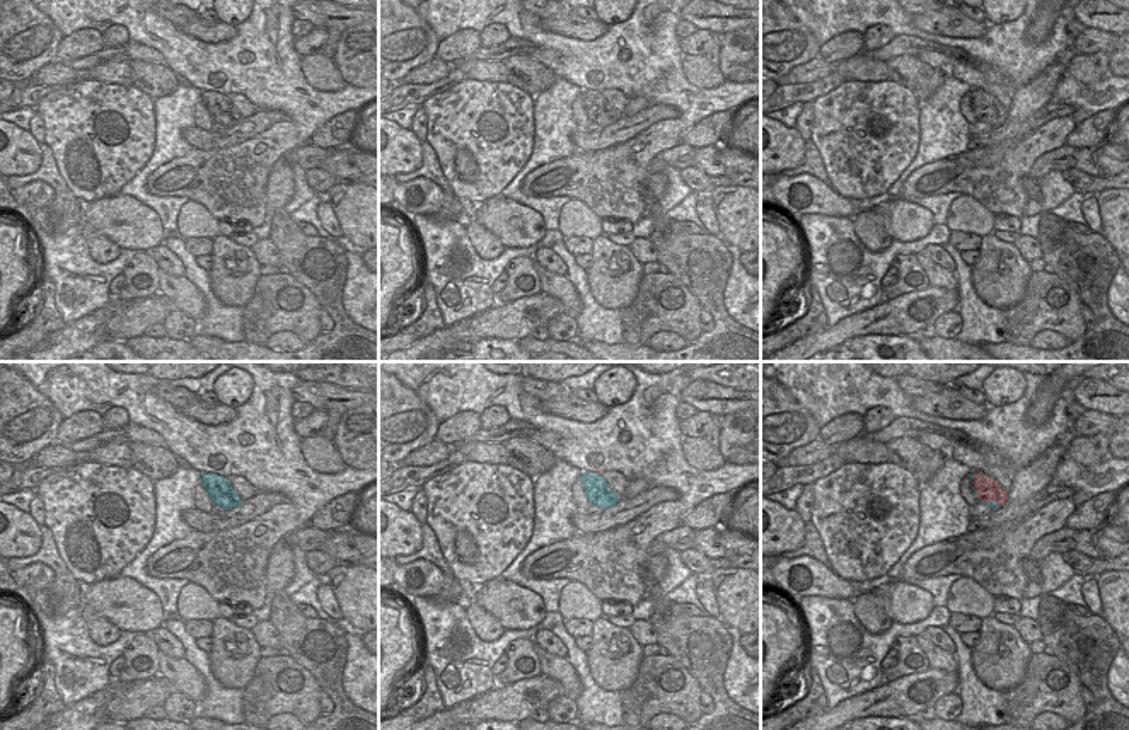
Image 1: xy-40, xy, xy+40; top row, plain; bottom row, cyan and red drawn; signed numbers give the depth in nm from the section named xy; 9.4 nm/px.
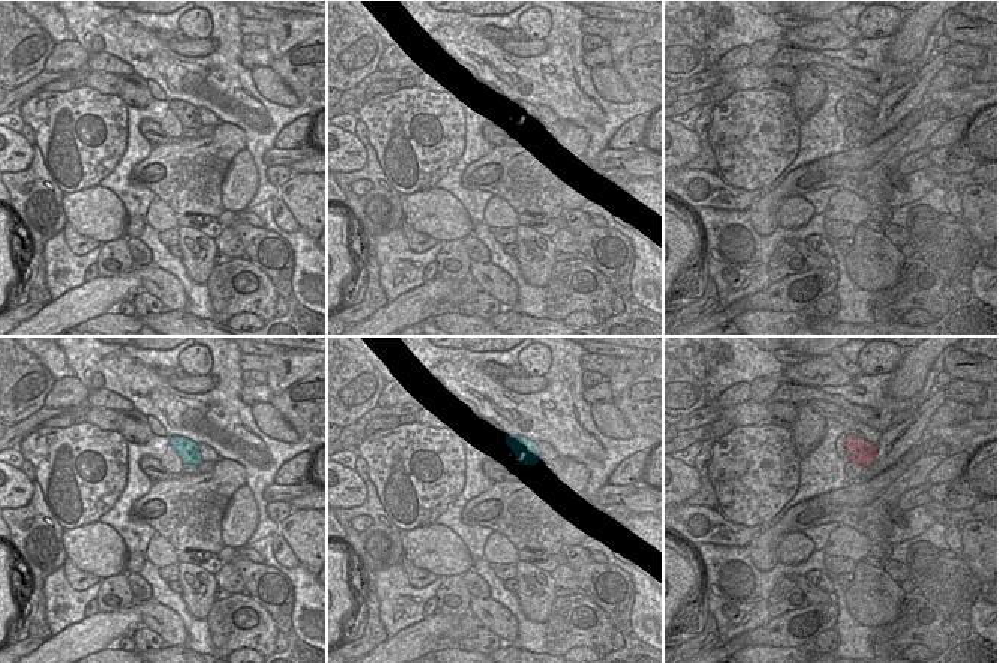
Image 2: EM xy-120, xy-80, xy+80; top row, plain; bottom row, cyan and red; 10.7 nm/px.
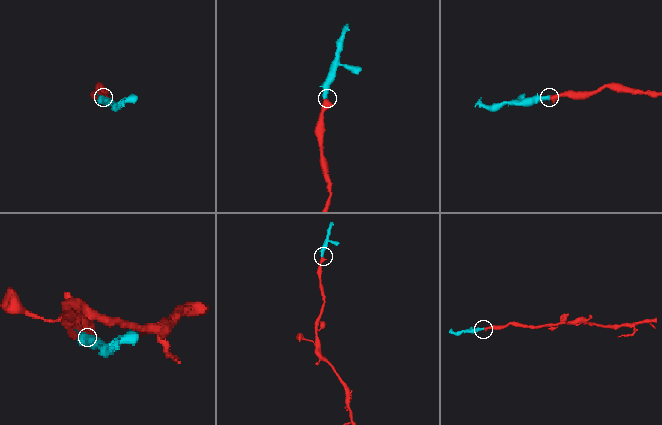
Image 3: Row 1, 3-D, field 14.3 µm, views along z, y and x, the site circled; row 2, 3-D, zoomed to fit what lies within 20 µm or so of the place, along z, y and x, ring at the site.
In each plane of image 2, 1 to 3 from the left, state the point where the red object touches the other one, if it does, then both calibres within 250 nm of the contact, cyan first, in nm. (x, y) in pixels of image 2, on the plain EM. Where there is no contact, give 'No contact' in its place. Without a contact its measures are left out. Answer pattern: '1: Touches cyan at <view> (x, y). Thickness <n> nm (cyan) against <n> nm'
1: No contact
2: No contact
3: No contact.

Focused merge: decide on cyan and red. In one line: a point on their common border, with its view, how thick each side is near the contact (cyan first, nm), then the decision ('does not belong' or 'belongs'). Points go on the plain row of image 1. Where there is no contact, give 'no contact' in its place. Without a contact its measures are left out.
contact xy+40 (976, 115); calibres 70 and 240 nm; belongs

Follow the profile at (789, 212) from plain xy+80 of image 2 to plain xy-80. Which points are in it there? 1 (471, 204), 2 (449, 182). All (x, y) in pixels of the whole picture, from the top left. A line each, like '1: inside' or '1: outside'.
1: outside
2: outside

